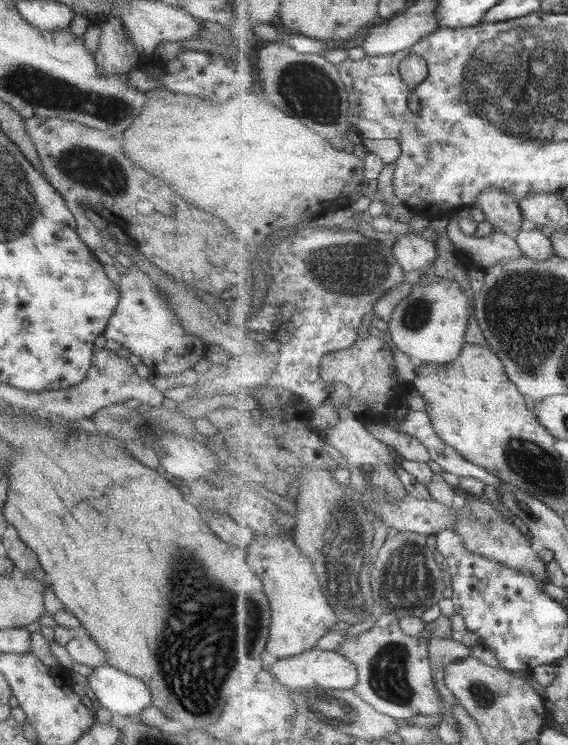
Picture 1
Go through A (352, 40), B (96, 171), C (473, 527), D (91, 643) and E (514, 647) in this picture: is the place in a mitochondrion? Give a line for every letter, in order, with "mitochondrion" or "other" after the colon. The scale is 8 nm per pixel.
A: other
B: mitochondrion
C: mitochondrion
D: other
E: other

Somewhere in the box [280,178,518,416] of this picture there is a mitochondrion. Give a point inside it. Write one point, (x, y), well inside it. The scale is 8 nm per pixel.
(354, 267)

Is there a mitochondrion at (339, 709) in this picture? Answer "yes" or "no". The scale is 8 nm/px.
yes

